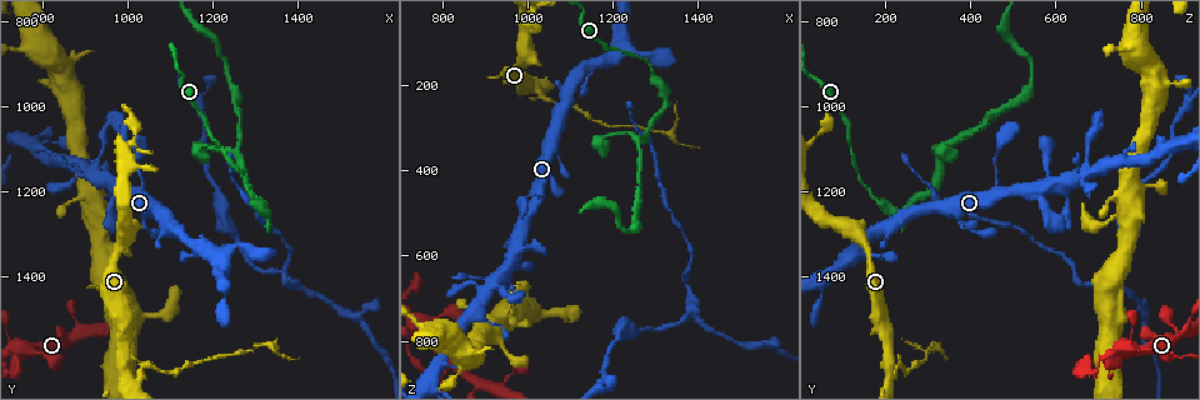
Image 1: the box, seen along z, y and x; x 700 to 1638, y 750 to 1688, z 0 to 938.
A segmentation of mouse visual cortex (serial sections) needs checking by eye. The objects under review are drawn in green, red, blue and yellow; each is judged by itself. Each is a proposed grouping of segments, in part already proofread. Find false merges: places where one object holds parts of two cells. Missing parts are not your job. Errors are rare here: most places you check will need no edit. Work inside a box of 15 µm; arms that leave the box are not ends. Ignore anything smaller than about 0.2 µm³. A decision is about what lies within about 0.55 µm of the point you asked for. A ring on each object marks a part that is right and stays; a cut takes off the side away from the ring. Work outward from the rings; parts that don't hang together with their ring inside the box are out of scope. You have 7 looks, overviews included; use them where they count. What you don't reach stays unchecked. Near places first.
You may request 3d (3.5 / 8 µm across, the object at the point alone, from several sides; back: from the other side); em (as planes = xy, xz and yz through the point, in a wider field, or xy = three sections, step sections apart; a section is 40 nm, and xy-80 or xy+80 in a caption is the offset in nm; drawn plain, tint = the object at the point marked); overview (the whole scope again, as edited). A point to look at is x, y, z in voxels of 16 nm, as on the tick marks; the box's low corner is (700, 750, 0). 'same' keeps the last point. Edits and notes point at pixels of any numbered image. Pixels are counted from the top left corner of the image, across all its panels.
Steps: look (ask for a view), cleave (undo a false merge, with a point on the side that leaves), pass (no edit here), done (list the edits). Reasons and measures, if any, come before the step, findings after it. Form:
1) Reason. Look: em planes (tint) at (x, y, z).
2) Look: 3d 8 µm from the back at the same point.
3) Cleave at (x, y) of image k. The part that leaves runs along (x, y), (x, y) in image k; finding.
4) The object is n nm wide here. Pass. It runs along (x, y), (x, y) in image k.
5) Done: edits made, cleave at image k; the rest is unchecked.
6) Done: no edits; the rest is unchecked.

Abrupt turn. Look: 3d 3.5 µm at (1325, 1250, 240).

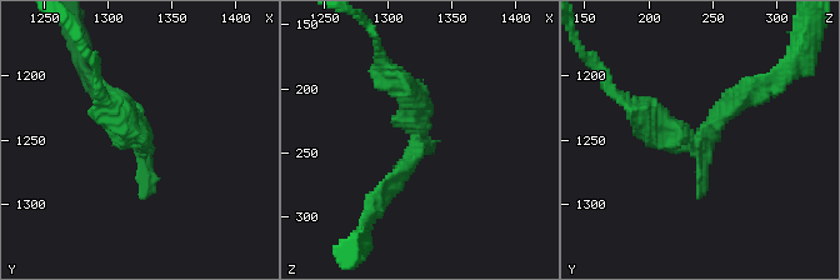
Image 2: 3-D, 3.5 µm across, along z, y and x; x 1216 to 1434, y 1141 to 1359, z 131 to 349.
Look: em xy step 3 (tint) at (1324, 1252, 234).

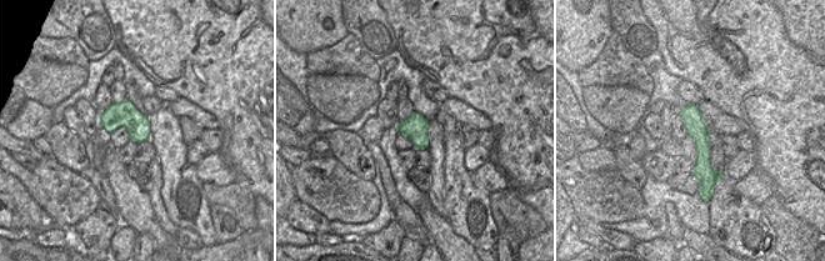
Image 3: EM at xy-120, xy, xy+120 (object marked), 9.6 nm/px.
Cleave at (724, 103) of image 2. The part that leaves runs along (698, 139), (753, 85), (784, 70) in image 2; a second cell is stuck on.

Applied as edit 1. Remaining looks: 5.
Two arms in line, one across. Look: 3d 3.5 µm at (925, 1145, 660).

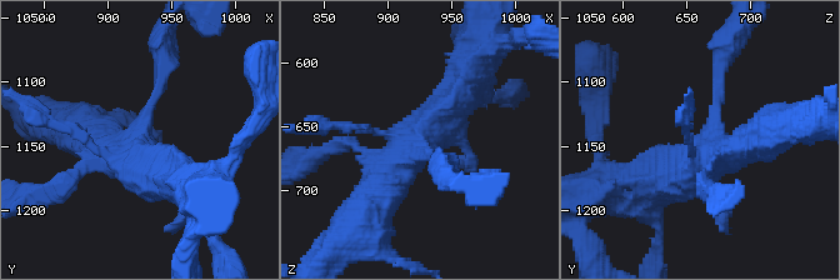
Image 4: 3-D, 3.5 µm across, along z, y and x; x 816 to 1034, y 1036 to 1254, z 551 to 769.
Shape alone is not enough. Look: em xy step 5 (tint) at (928, 1146, 668).

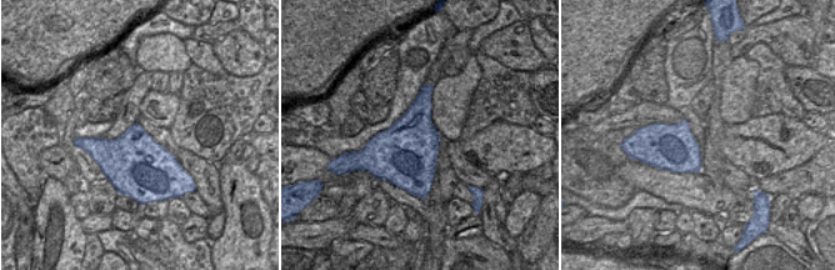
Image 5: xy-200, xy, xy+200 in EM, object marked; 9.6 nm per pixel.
Pass. It runs along (468, 86), (418, 138), (371, 205) in image 4; all the same cell.

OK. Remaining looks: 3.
Three arms meet. Look: 3d 3.5 µm at (1005, 1635, 210).

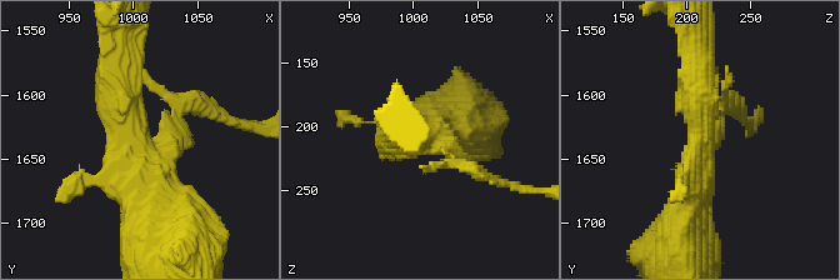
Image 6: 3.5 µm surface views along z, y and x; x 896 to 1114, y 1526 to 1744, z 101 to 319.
Shape alone is not enough. Look: em xy step 2 (tint) at (1000, 1640, 212).

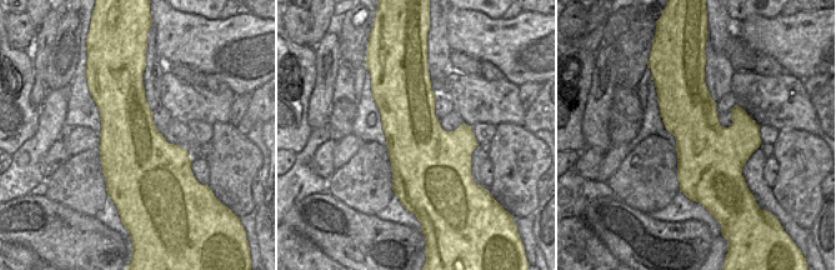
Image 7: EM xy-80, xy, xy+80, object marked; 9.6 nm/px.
Pass. It runs along (116, 65), (185, 106) in image 6; all the same cell.

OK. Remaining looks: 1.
Done: edits made, cleave at image 2; the rest is unchecked.

